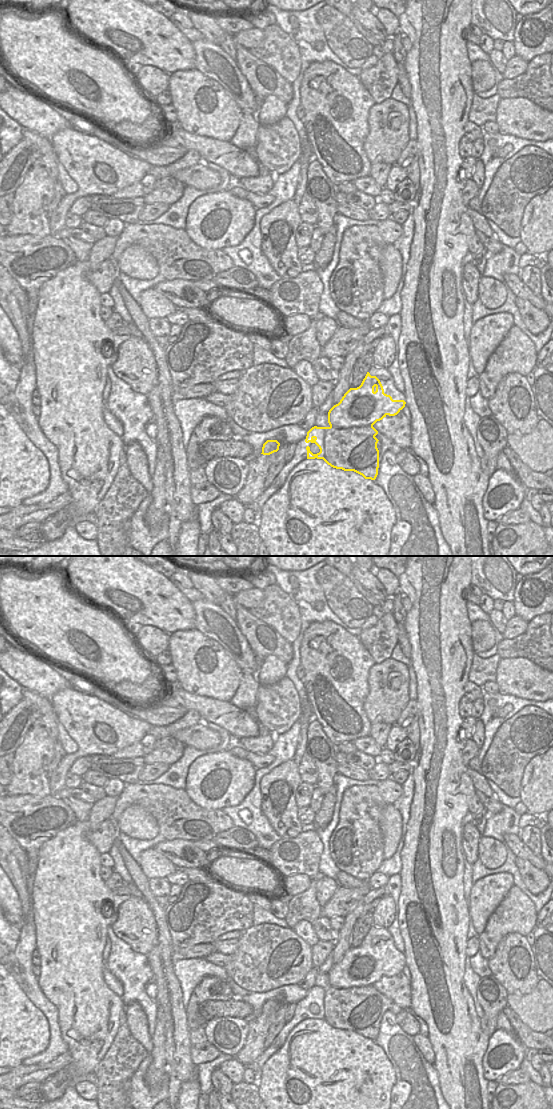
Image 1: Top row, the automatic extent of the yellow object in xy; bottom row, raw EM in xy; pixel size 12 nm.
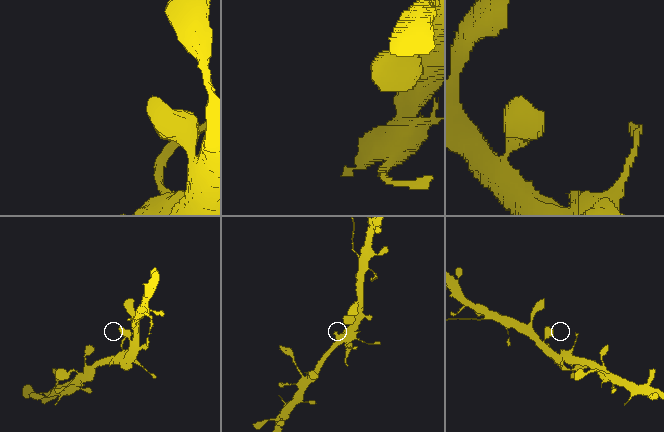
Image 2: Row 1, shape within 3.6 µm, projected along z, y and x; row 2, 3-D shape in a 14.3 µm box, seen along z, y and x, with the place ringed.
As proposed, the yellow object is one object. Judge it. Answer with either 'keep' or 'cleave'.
cleave

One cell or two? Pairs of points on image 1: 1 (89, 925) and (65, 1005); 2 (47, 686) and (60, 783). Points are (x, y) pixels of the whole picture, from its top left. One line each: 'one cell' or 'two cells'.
1: one cell
2: two cells

